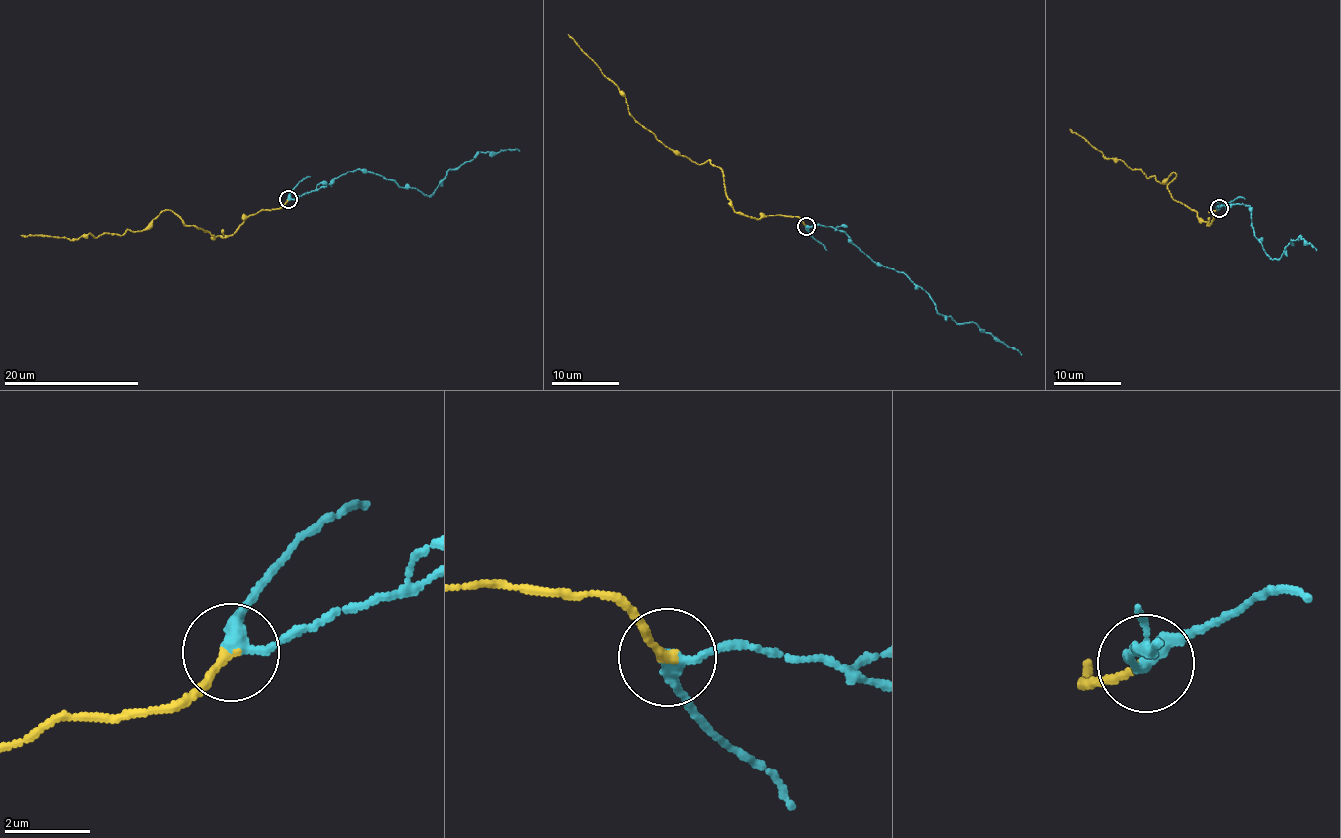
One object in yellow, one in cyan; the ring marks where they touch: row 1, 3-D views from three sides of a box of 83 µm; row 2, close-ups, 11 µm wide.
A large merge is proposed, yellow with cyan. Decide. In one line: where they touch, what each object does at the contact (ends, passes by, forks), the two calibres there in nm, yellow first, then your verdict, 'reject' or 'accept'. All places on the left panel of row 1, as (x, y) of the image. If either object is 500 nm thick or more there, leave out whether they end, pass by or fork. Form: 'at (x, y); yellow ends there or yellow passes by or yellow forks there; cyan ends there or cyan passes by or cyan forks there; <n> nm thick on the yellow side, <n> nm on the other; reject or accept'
at (288, 199); yellow ends there; cyan passes by; 200 nm thick on the yellow side, 300 nm on the other; reject

